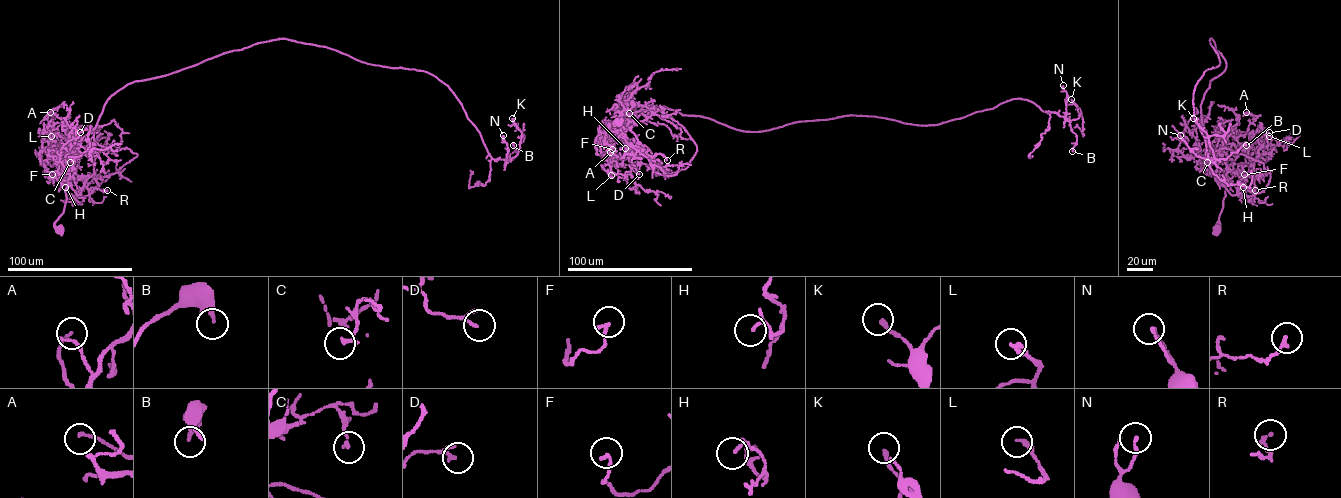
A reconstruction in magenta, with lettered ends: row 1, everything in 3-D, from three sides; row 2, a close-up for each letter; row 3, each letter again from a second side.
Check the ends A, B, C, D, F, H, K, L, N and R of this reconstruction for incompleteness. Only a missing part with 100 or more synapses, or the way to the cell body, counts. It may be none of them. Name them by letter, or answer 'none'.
none

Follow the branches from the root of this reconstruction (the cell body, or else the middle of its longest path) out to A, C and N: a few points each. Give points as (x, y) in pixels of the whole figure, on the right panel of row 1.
A: (1216, 228), (1220, 225), (1225, 186), (1214, 173), (1233, 164), (1256, 160), (1248, 126), (1257, 116), (1246, 112)
C: (1216, 228), (1220, 225), (1225, 186), (1210, 173), (1207, 162)
N: (1216, 228), (1225, 186), (1200, 104), (1226, 63), (1211, 38), (1220, 63), (1193, 99), (1210, 160), (1180, 135)

